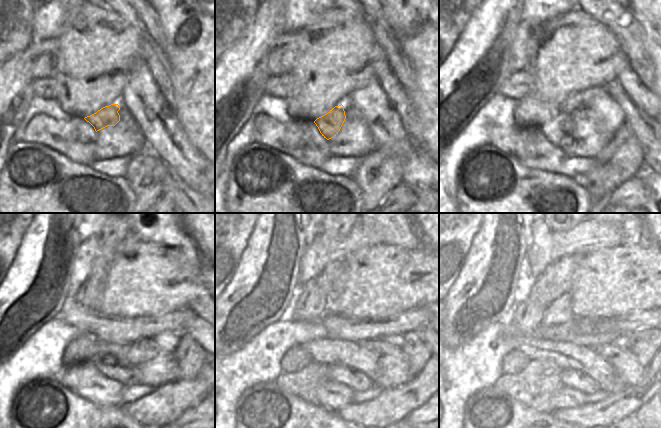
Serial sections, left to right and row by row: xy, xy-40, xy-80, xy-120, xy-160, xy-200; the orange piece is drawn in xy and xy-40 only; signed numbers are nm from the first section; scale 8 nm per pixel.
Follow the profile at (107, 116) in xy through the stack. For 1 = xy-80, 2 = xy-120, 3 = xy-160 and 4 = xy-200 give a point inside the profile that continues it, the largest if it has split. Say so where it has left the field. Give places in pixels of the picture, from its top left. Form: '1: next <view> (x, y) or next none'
1: next xy-80 (554, 129)
2: next xy-120 (108, 365)
3: next xy-160 (358, 382)
4: next xy-200 (575, 379)

